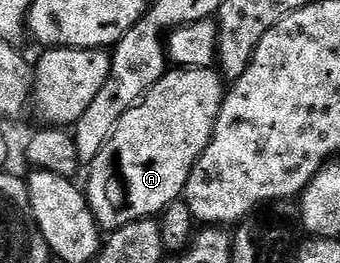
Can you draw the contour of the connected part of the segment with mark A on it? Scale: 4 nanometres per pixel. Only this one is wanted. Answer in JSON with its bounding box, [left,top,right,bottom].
[83,67,226,231]

